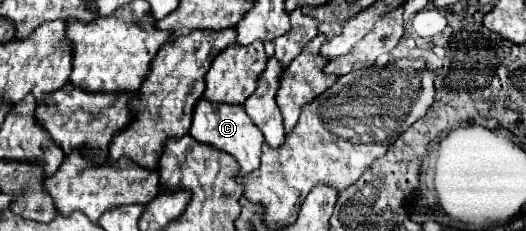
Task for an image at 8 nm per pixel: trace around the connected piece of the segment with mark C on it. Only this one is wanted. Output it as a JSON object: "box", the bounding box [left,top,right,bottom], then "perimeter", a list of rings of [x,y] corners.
{"box":[189,99,263,175],"perimeter":[[[201,99],[193,113],[193,125],[189,135],[205,145],[211,145],[223,153],[229,153],[239,163],[239,175],[253,173],[259,167],[261,147],[263,147],[263,133],[251,123],[249,115],[243,111],[243,107],[227,107],[223,103],[207,103]]]}

